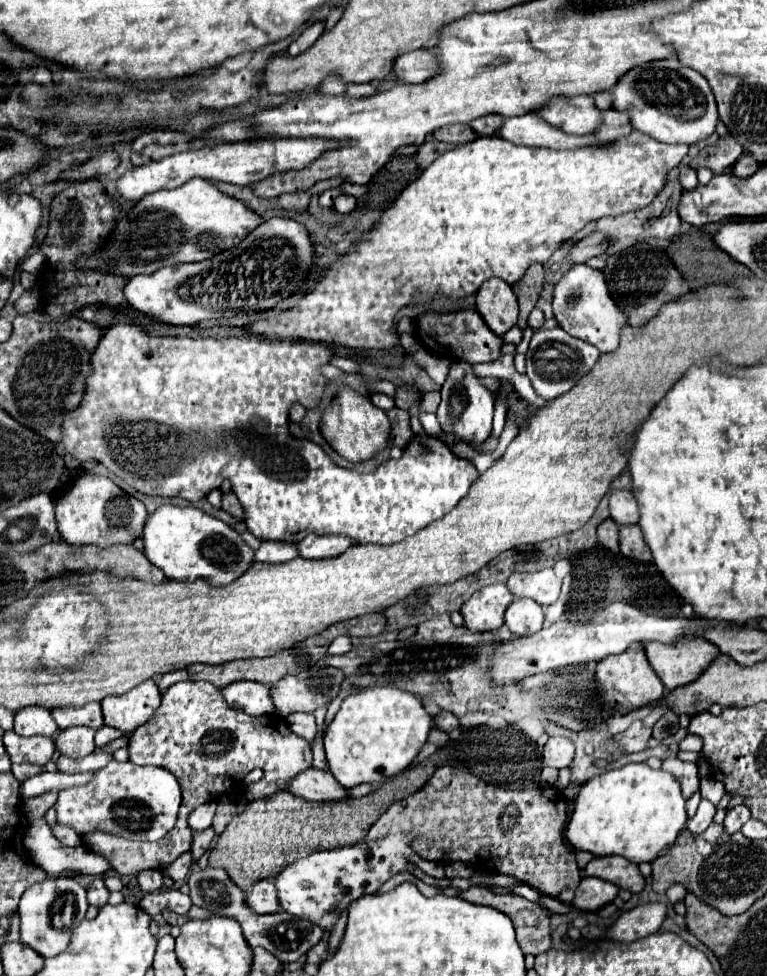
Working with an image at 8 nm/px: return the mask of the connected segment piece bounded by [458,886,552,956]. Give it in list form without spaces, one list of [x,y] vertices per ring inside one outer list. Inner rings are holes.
[[[474,886],[474,888],[468,888],[464,892],[458,894],[462,900],[466,902],[472,902],[472,904],[482,904],[482,906],[490,906],[490,908],[496,908],[500,912],[504,912],[514,928],[516,928],[516,940],[518,940],[518,946],[522,948],[524,954],[542,954],[542,952],[548,952],[552,948],[552,936],[550,936],[550,910],[544,910],[540,908],[540,904],[534,904],[522,896],[512,896],[512,894],[494,894],[490,892],[488,888],[482,888],[482,886]]]

